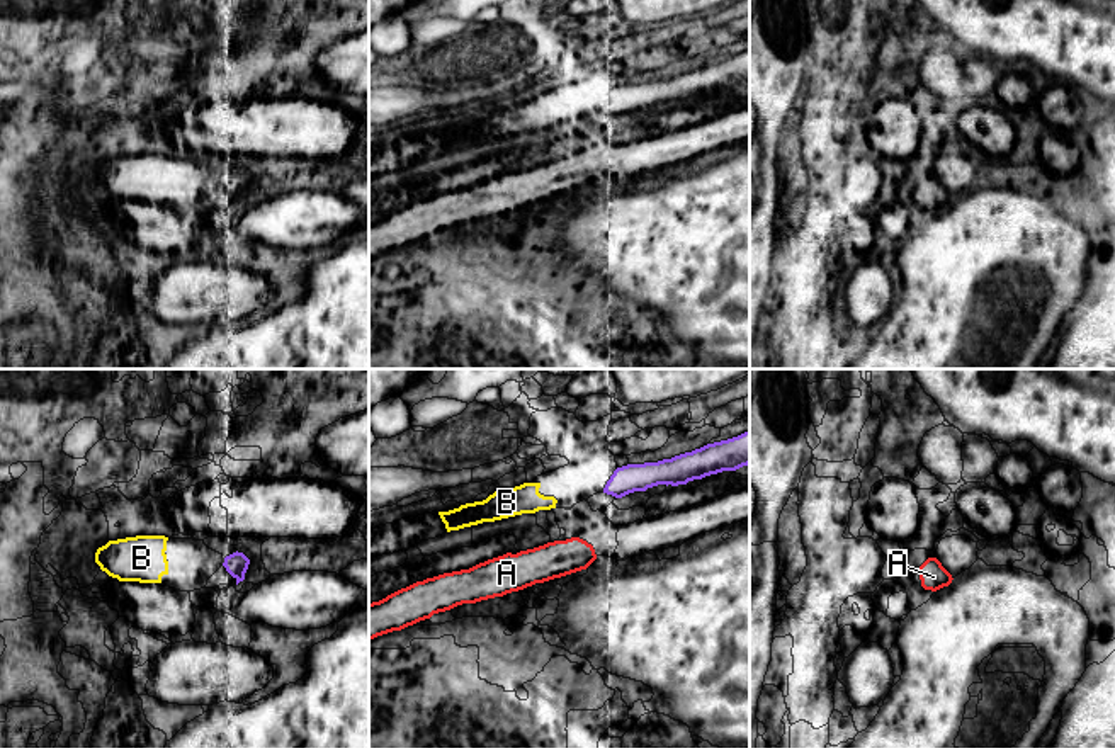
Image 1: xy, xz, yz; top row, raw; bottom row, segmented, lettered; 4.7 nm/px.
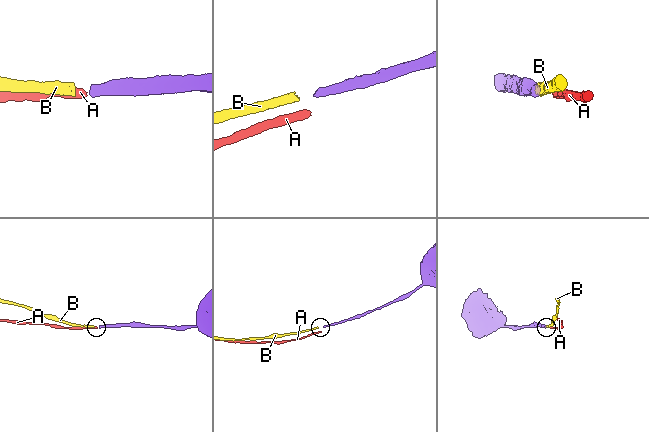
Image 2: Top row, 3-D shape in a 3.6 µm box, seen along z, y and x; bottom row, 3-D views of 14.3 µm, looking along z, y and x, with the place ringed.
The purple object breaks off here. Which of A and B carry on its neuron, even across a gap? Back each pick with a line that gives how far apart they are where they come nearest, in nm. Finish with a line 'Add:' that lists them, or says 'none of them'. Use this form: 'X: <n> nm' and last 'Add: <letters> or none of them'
B: 220 nm
Add: B

